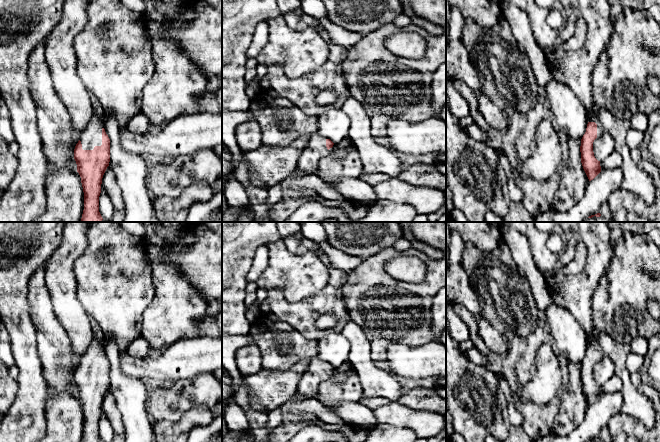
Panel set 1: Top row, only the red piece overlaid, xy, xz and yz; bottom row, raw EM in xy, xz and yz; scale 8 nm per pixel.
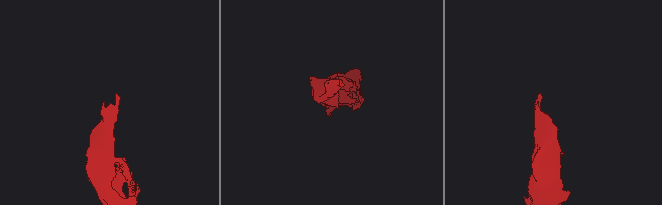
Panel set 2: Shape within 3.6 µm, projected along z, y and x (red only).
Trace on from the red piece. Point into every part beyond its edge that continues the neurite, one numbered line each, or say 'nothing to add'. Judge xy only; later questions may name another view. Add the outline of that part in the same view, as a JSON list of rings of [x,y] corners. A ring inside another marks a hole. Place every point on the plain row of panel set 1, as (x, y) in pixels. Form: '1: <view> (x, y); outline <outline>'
1: xy (91, 360); outline [[[97,337],[81,355],[80,365],[83,374],[93,374],[102,369],[102,345]]]

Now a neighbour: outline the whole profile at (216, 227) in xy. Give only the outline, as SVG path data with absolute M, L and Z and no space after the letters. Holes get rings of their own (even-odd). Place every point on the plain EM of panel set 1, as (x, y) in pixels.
M202 222L204 223L210 230L222 236L222 222Z

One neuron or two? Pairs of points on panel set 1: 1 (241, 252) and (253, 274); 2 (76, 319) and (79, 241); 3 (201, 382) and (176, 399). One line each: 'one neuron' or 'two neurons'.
1: two neurons
2: one neuron
3: one neuron

